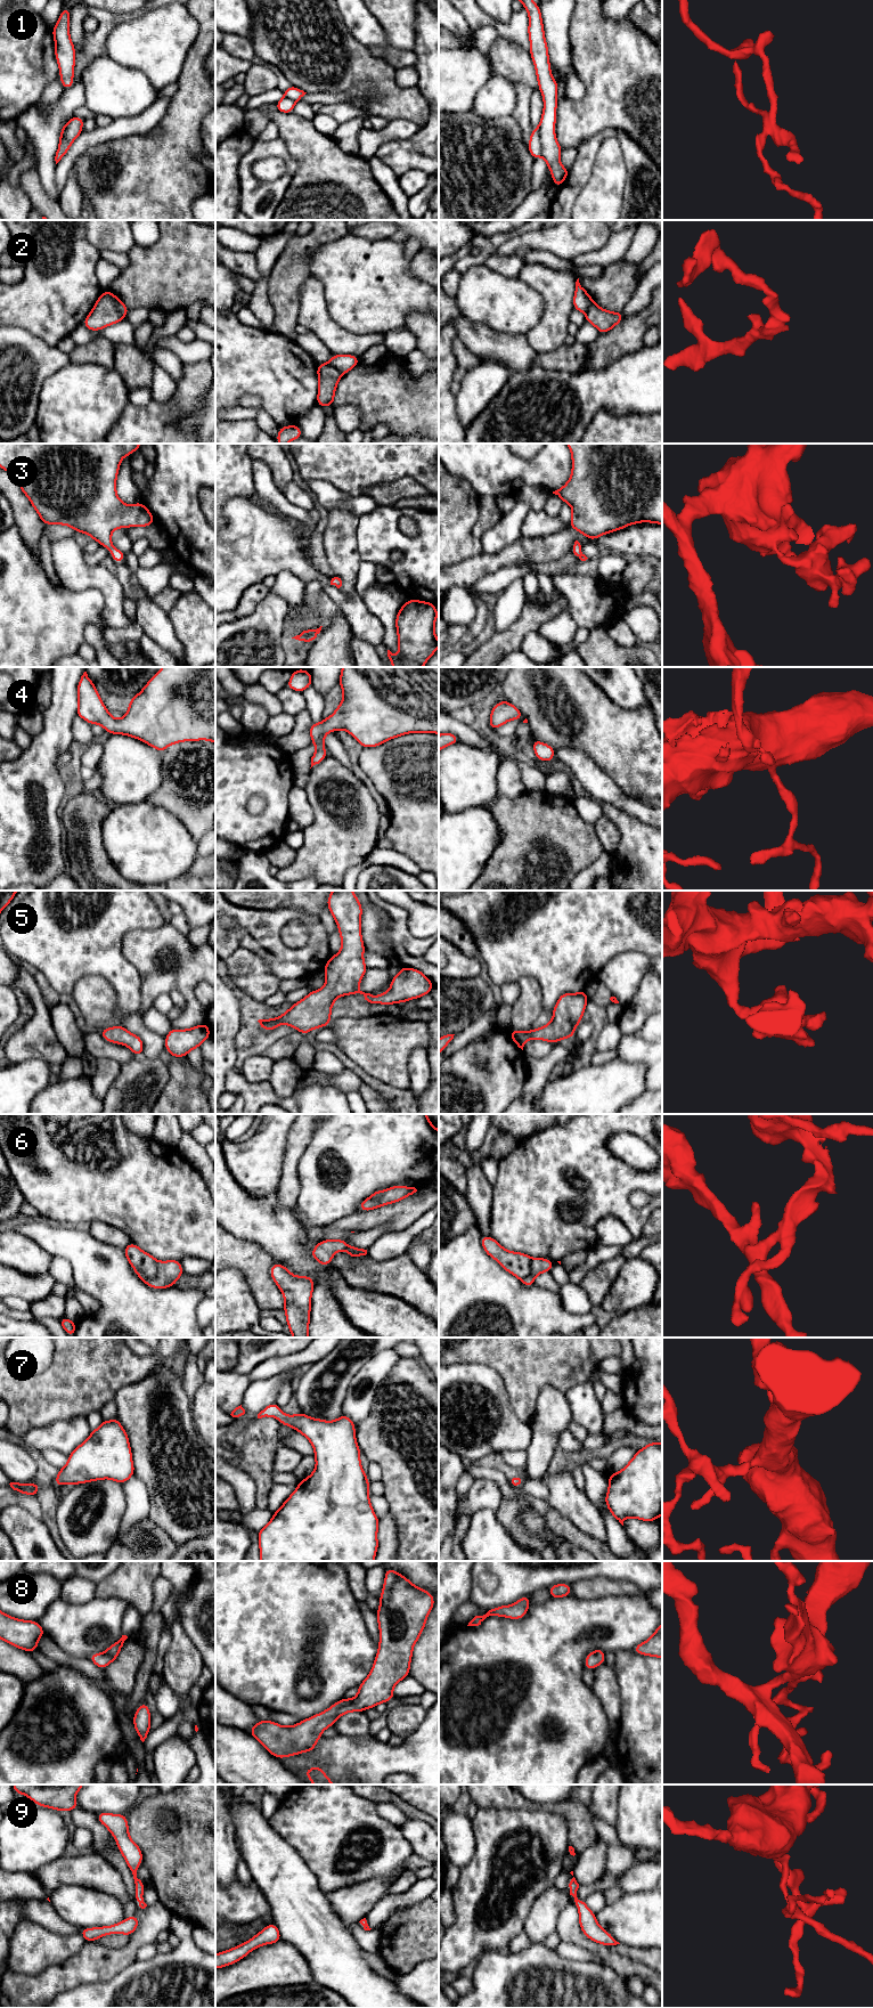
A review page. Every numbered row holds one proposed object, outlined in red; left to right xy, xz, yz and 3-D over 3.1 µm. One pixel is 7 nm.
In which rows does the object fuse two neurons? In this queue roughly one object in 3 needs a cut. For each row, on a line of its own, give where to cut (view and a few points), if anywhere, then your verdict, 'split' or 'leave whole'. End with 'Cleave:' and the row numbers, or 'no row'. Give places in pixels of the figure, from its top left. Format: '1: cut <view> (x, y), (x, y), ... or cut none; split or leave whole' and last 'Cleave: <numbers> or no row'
1: cut yz (538, 128), (541, 154); split
2: cut xy (106, 291), (116, 309), (124, 317); split
3: cut none; leave whole
4: cut none; leave whole
5: cut none; leave whole
6: cut xy (158, 1261), (156, 1274), (152, 1277), (144, 1276), (133, 1267); split
7: cut none; leave whole
8: cut none; leave whole
9: cut none; leave whole
Cleave: 1, 2, 6

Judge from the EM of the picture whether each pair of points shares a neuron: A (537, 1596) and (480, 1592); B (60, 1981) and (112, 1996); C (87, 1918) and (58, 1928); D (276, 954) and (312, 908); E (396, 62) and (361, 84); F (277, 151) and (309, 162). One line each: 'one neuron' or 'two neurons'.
A: two neurons
B: two neurons
C: two neurons
D: two neurons
E: two neurons
F: two neurons

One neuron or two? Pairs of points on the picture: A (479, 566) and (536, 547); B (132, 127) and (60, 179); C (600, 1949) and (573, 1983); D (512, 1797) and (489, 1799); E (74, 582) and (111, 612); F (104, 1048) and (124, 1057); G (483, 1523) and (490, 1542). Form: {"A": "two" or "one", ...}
{"A": "one", "B": "one", "C": "two", "D": "one", "E": "one", "F": "one", "G": "one"}

